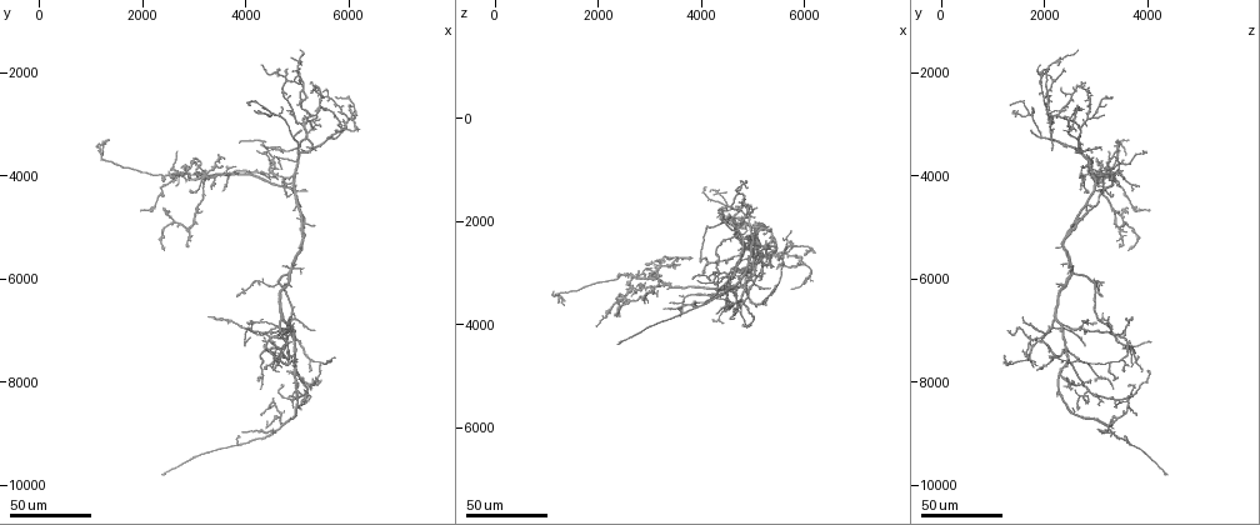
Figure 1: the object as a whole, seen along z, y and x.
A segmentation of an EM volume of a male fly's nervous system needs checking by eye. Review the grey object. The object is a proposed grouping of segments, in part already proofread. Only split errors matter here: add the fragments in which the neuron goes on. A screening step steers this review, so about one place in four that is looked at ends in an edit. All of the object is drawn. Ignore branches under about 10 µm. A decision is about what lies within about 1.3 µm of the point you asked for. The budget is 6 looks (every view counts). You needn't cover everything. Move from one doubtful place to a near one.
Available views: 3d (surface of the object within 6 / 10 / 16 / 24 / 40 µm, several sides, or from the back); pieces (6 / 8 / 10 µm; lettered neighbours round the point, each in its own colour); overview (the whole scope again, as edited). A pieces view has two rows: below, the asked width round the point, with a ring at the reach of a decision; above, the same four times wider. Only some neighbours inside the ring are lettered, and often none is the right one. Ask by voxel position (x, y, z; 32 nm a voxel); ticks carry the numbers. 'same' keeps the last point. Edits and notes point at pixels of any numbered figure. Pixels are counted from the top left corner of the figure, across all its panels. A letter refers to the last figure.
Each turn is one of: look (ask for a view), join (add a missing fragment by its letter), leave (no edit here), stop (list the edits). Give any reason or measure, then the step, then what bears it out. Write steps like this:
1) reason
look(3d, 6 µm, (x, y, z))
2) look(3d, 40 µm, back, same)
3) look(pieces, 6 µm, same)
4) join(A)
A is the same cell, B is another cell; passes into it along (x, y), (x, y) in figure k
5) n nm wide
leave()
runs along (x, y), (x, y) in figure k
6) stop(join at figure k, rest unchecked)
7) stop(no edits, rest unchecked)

free end
look(3d, 40 µm, (5050, 3100, 1700))

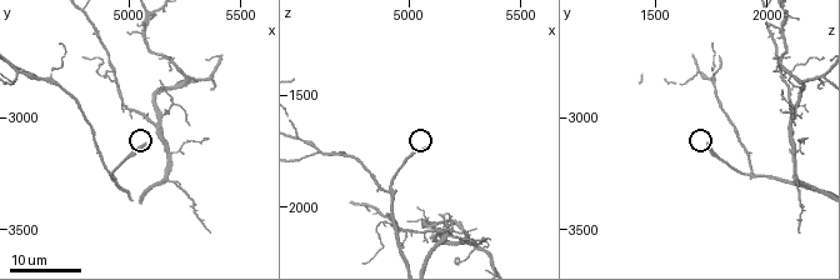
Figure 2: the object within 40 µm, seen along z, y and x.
look(3d, 6 µm, (5070, 3110, 1730))

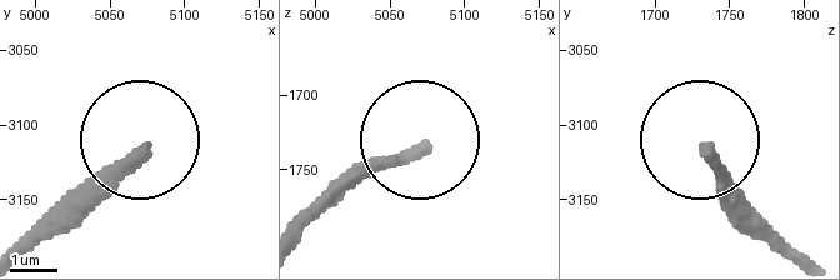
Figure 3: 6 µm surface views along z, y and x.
look(pieces, 6 µm, (5074, 3120, 1736))

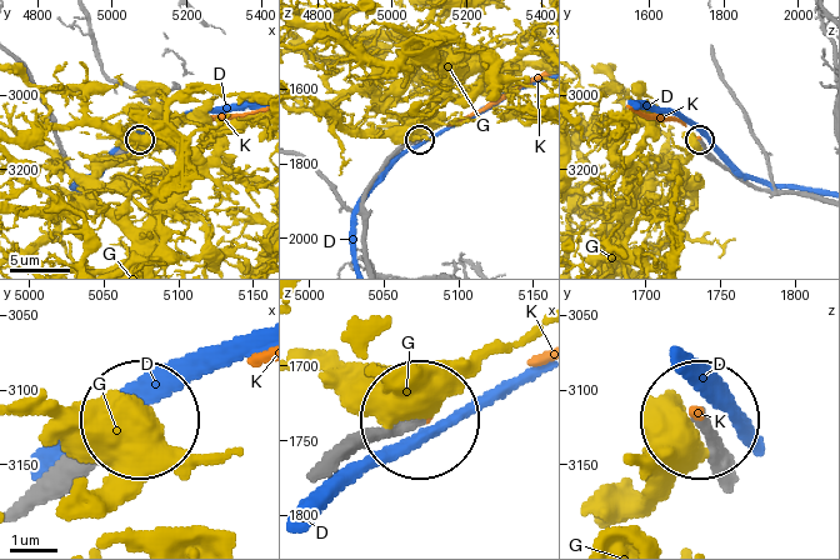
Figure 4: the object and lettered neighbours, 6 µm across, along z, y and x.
join(K)
K is the same cell, D and G are other cells; it goes on there

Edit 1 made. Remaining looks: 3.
branch stops here
look(3d, 40 µm, (3850, 6400, 3100))

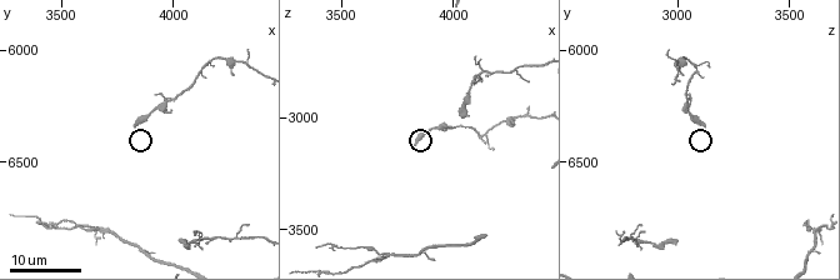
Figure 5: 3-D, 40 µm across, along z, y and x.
look(pieces, 8 µm, (3820, 6340, 3110))

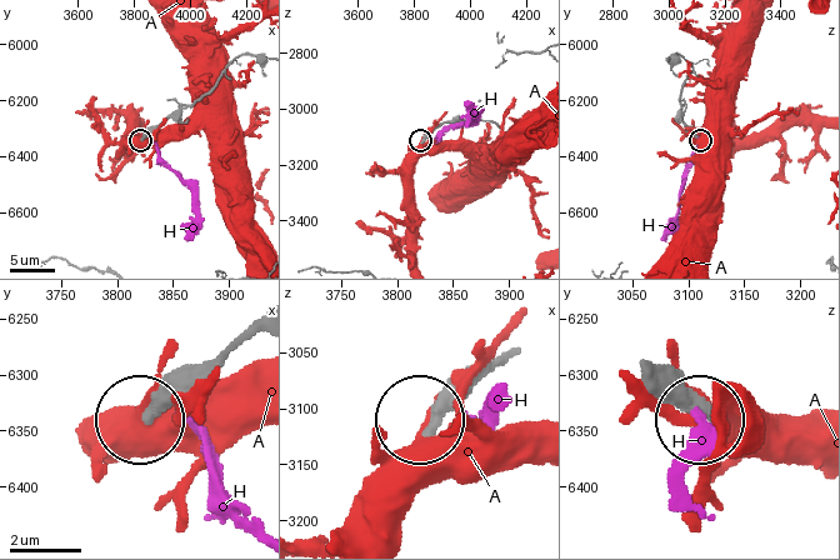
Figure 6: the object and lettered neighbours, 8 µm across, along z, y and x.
leave()
A and H are other cells; none of them fits

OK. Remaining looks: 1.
stop(join at figure 4, rest unchecked)

